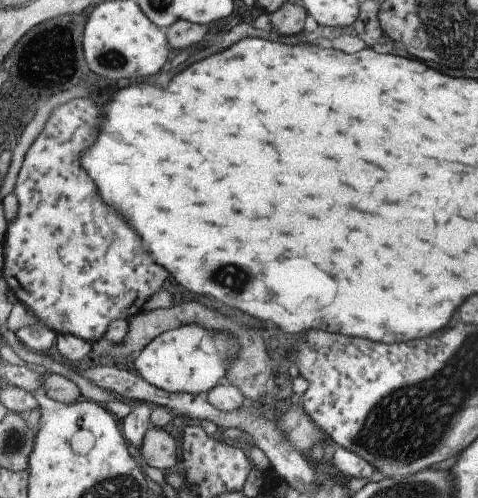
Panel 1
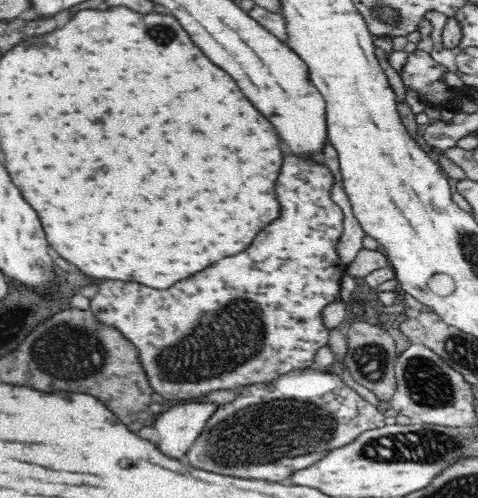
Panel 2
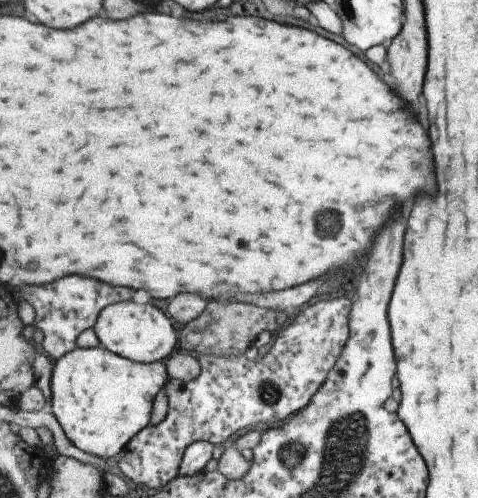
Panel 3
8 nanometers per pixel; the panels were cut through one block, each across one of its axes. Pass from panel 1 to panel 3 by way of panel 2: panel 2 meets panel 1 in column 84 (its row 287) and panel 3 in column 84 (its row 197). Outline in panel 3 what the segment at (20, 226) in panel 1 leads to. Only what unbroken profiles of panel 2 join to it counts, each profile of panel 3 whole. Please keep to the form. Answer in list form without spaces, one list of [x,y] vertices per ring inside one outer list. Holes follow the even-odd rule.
[[[67,276],[61,278],[53,284],[45,286],[27,286],[23,288],[25,300],[35,308],[35,326],[45,334],[41,350],[49,356],[51,362],[63,360],[63,356],[75,352],[79,348],[79,338],[87,330],[93,330],[95,324],[99,322],[99,316],[103,314],[105,308],[111,304],[121,304],[121,302],[131,302],[135,296],[135,290],[131,288],[117,288],[111,284],[105,284],[101,280],[85,278],[85,276]]]

